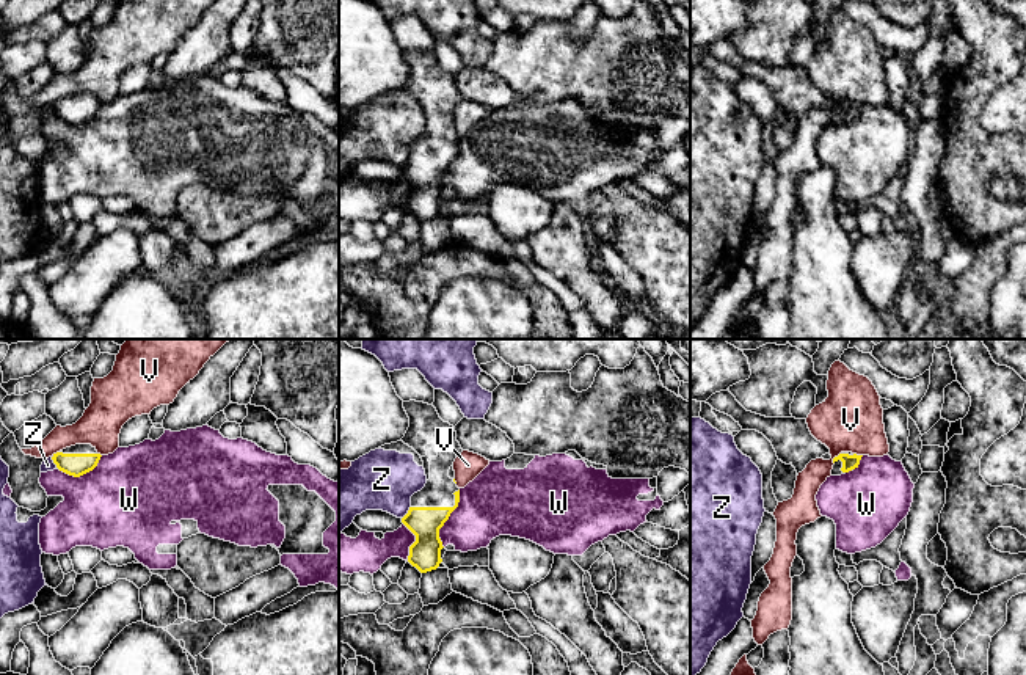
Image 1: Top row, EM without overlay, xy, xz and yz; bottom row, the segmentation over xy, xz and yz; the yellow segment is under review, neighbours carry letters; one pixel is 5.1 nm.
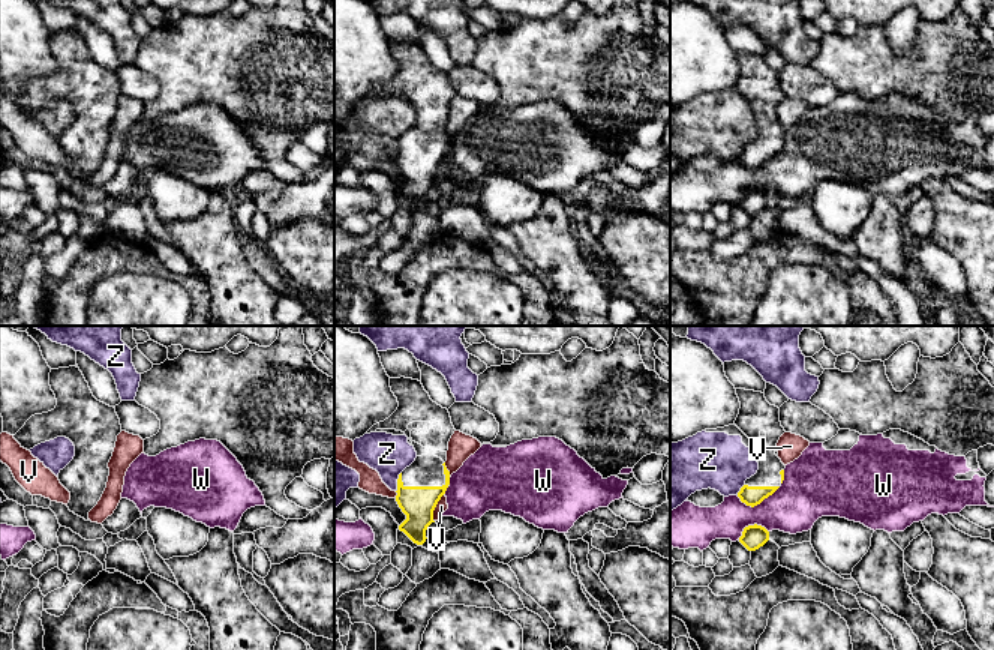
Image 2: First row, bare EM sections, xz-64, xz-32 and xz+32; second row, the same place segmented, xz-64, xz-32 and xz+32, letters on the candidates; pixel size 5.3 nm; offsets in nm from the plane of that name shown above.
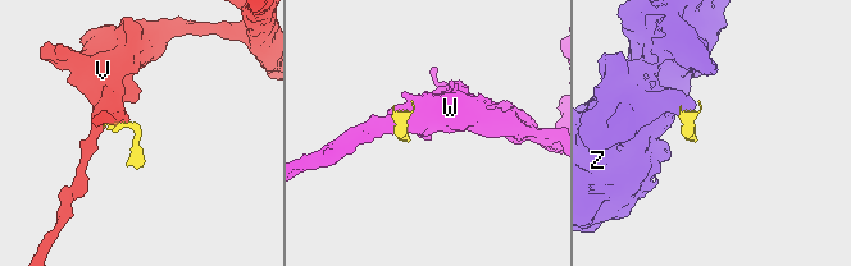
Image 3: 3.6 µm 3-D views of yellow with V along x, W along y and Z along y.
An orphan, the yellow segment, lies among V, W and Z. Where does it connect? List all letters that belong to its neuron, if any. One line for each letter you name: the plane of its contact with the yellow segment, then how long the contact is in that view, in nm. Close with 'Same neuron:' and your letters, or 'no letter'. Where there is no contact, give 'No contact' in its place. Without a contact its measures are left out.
Same neuron: no letter

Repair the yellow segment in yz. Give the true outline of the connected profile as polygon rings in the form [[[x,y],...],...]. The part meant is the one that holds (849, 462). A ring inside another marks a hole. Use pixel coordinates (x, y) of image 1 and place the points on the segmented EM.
[[[841,452],[838,457],[833,458],[835,465],[831,469],[831,476],[841,476],[853,471],[855,468],[858,468],[861,457],[863,455],[857,455],[852,452]]]

